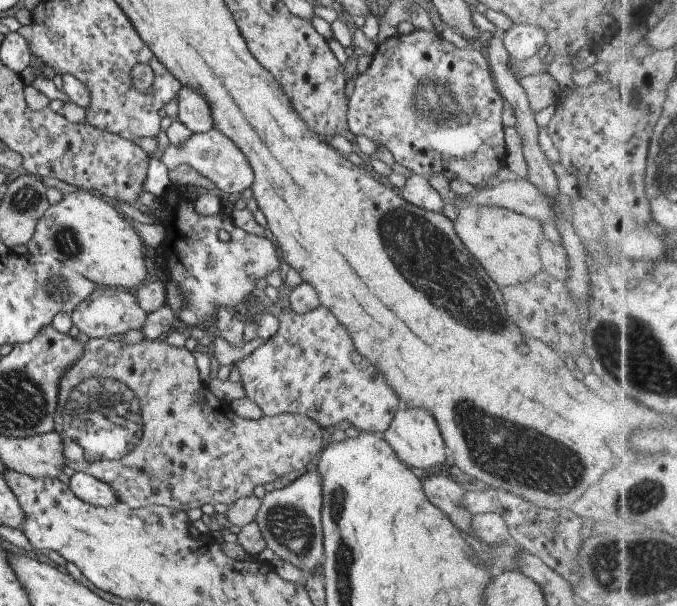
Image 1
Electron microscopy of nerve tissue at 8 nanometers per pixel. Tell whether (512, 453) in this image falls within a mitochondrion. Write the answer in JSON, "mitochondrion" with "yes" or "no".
{"mitochondrion":"yes"}

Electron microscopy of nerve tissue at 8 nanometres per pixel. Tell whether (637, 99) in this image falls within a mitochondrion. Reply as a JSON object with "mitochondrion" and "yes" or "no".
{"mitochondrion":"yes"}

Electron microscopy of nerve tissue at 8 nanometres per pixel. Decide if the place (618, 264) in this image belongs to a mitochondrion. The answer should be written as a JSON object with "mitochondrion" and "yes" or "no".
{"mitochondrion":"no"}

